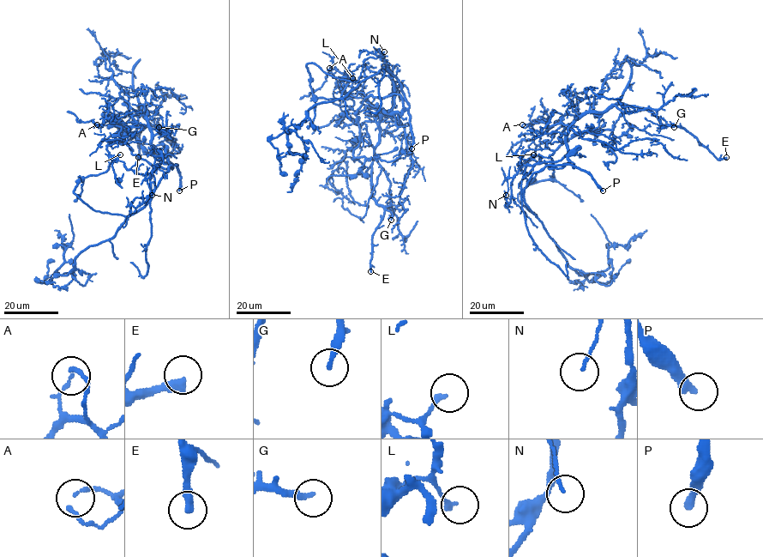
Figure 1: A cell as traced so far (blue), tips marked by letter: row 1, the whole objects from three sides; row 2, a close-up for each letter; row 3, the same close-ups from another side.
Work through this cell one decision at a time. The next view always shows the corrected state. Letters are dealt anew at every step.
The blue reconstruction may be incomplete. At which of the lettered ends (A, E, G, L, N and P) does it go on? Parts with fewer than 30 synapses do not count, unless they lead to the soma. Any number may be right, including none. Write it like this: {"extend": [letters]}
{"extend": ["E", "G", "P"]}

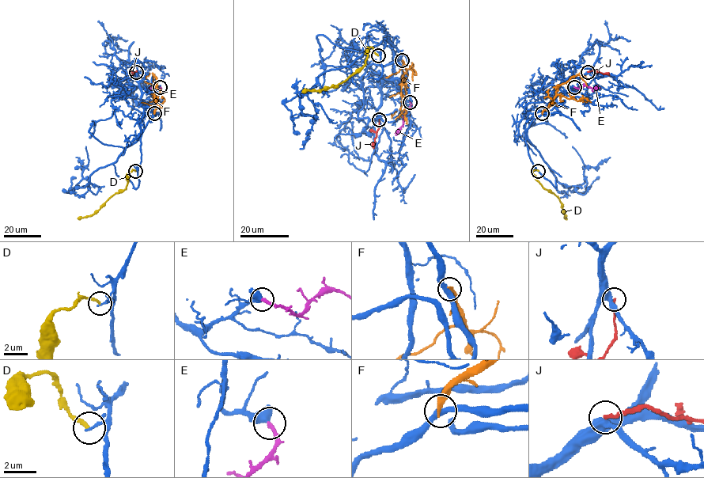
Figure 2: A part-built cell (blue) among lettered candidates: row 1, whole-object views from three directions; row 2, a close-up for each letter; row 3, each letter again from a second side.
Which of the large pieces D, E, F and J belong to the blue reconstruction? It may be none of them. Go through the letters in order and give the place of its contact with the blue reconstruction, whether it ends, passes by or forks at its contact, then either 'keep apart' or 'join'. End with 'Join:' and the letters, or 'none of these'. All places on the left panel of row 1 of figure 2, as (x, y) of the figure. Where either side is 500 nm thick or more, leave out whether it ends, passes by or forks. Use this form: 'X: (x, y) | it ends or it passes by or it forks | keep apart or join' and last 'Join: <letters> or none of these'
D: (135, 171) | it ends | keep apart
E: (160, 87) | join
F: (154, 113) | it ends | keep apart
J: (136, 72) | it ends | keep apart
Join: E

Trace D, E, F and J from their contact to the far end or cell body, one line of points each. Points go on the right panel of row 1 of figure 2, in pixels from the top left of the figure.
D: (539, 171), (533, 170), (533, 176), (559, 199), (566, 218)
E: (573, 87), (579, 89), (587, 85), (595, 89), (599, 87)
F: (542, 113), (550, 104), (556, 89), (573, 76), (579, 74), (587, 85)
J: (587, 71), (609, 75)

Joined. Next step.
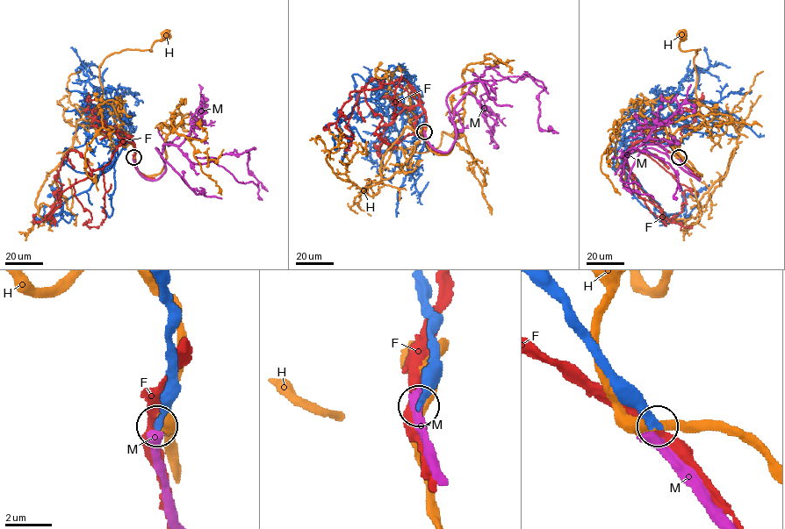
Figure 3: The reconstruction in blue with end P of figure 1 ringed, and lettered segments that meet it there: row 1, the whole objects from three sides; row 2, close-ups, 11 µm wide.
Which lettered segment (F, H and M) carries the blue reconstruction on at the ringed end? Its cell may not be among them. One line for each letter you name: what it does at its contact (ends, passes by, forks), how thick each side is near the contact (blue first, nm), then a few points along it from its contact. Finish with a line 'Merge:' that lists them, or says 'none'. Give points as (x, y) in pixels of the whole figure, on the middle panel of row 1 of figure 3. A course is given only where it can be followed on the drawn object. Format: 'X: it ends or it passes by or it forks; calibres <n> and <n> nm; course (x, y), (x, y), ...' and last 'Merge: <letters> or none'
Merge: none

